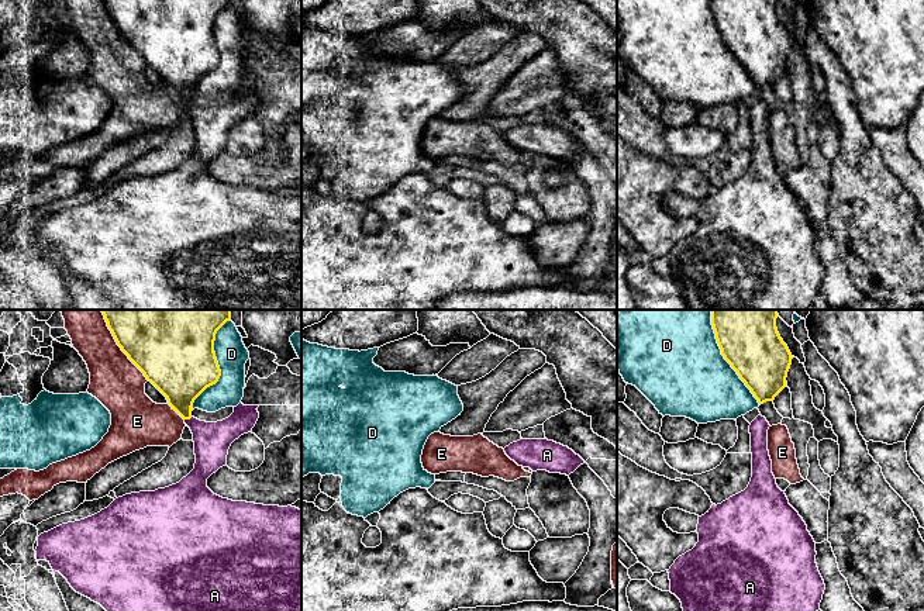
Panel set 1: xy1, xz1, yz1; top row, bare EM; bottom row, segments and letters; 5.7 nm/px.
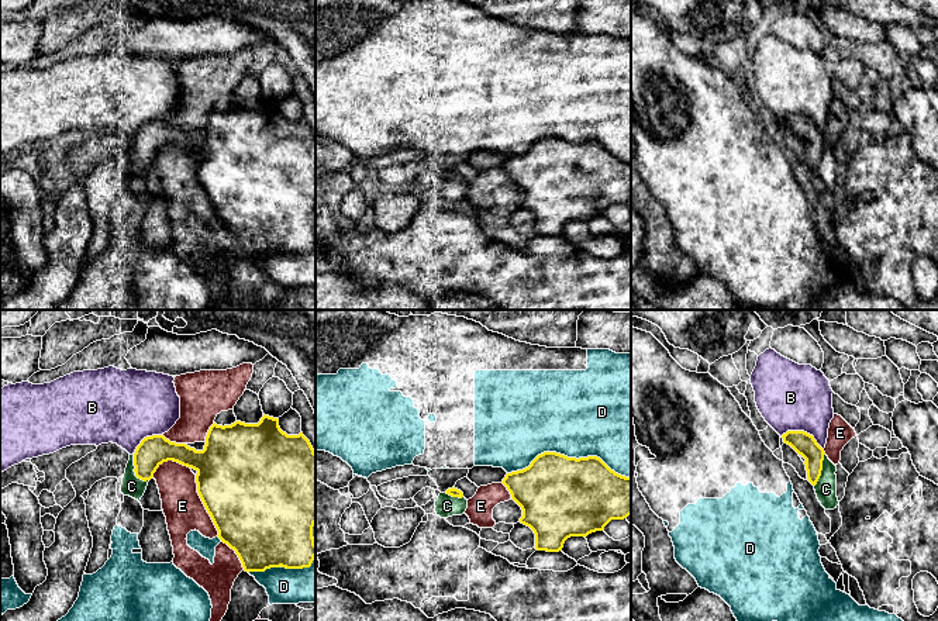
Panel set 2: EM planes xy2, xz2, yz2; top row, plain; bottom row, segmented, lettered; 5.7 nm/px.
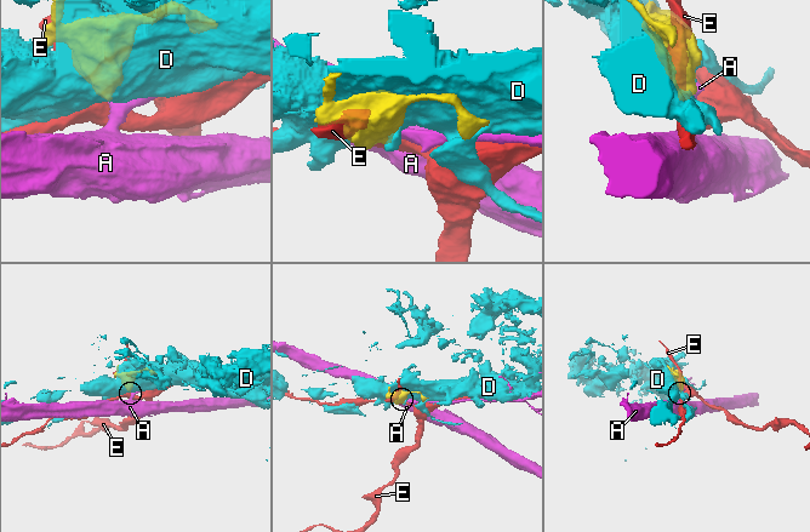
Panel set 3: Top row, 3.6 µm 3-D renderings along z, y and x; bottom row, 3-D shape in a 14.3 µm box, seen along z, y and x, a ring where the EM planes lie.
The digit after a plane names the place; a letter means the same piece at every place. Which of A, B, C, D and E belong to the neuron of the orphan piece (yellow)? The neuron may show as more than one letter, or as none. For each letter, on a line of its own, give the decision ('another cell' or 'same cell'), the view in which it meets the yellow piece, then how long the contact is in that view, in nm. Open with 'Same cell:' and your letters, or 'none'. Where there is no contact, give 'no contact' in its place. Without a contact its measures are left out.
Same cell: A
A: same cell; contact in xy1; length 50 nm
B: another cell; contact in yz2; length 260 nm
C: another cell; contact in xy2; length 180 nm
D: another cell; contact in xz2; length 700 nm
E: another cell; contact in xy1; length 460 nm

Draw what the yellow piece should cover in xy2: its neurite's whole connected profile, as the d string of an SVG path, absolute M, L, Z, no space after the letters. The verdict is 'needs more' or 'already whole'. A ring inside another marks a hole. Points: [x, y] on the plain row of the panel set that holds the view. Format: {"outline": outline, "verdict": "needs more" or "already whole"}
{"outline": "M265 100L258 108L235 106L231 110L210 111L203 135L186 128L176 128L163 120L146 121L134 138L135 161L151 165L156 153L168 145L177 146L197 156L197 177L210 199L221 227L238 239L245 256L265 256L270 252L310 252L315 242L313 211L315 208L315 137L310 125L300 117L287 120L279 111L279 103Z", "verdict": "already whole"}

